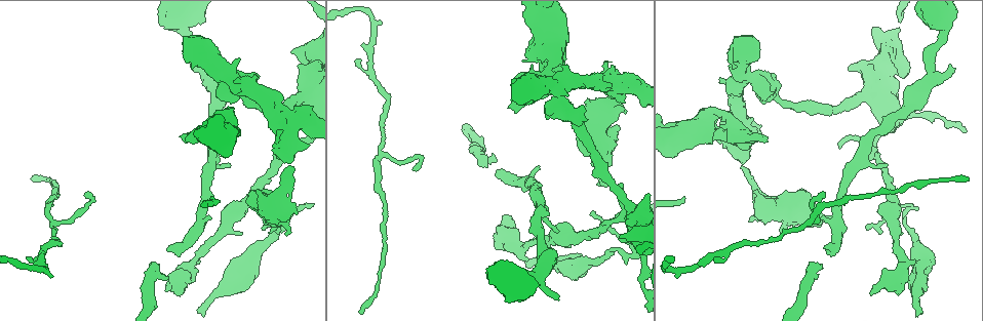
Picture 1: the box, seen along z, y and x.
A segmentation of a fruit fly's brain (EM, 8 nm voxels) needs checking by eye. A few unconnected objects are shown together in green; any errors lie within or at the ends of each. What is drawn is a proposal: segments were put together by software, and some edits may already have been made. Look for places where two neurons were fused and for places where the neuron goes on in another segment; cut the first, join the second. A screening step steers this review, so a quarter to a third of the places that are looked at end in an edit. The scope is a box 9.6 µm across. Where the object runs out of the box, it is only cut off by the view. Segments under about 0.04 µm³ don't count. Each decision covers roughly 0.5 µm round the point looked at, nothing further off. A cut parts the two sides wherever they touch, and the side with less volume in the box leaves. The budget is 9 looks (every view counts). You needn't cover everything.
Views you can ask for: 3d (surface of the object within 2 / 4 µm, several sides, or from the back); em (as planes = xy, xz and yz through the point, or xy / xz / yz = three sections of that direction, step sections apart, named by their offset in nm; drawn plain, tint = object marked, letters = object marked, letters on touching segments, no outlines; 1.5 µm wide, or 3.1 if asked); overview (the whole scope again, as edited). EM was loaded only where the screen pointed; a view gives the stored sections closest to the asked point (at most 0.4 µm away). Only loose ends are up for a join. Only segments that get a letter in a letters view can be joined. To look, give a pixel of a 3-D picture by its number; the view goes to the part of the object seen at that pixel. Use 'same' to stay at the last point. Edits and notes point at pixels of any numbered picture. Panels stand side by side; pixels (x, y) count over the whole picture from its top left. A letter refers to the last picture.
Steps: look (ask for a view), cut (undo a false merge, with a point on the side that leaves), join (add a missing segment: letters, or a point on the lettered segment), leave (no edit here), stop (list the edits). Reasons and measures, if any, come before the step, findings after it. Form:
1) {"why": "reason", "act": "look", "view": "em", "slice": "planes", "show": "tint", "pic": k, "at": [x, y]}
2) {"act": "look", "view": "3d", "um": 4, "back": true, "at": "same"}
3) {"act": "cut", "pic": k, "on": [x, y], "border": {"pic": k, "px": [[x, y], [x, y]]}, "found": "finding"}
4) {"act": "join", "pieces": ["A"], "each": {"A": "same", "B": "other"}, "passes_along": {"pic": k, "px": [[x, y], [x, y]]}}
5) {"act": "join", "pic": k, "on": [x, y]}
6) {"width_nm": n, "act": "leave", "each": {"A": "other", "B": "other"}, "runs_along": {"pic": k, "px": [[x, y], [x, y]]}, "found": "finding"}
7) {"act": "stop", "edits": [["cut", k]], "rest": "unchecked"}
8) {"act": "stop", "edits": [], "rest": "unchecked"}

{"why": "thick end", "act": "look", "view": "3d", "um": 2, "pic": 1, "at": [308, 145]}

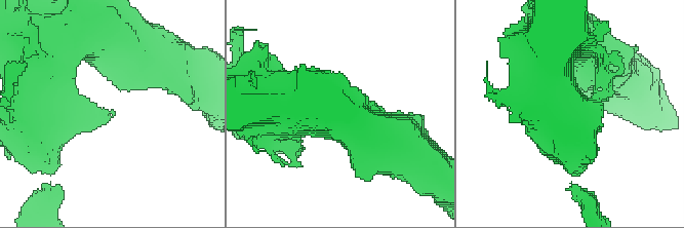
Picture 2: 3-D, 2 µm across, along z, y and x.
{"act": "look", "view": "em", "slice": "yz", "step": 4, "show": "letters", "pic": 2, "at": [111, 109]}

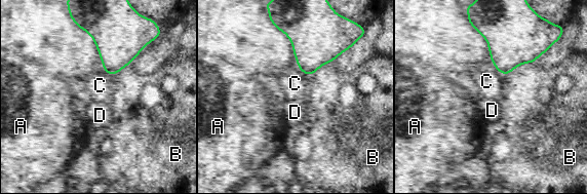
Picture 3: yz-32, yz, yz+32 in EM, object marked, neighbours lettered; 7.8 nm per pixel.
{"why": "another direction", "act": "look", "view": "em", "slice": "planes", "show": "letters", "at": "same"}

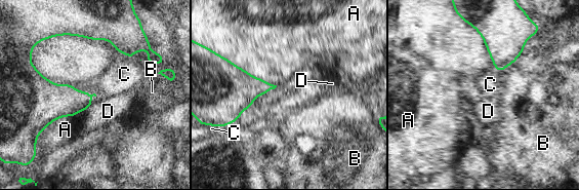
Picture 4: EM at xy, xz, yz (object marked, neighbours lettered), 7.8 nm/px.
{"act": "leave", "each": {"A": "other", "B": "other", "C": "other", "D": "other"}, "found": "none of them fits"}

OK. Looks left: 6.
{"why": "stops while still wide", "act": "look", "view": "3d", "um": 4, "pic": 1, "at": [180, 136]}

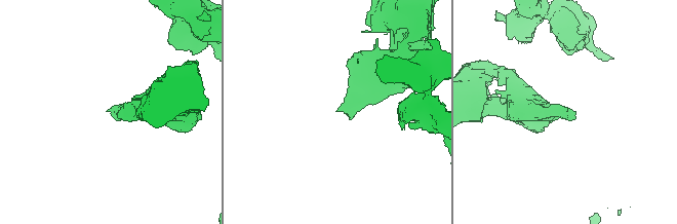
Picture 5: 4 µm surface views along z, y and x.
{"why": "shape alone is not enough", "act": "look", "view": "em", "slice": "yz", "step": 8, "show": "letters", "pic": 5, "at": [568, 110]}

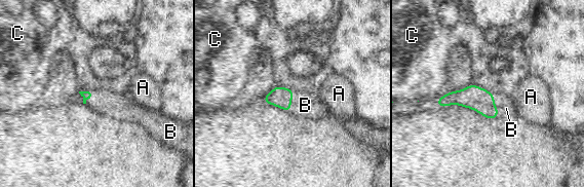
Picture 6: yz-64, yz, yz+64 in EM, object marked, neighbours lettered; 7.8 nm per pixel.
{"act": "join", "pieces": ["B"], "each": {"A": "other", "B": "same", "C": "other"}, "found": "it goes on there"}

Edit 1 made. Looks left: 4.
{"why": "branch stops here", "act": "look", "view": "em", "slice": "planes", "show": "tint", "pic": 1, "at": [526, 266]}

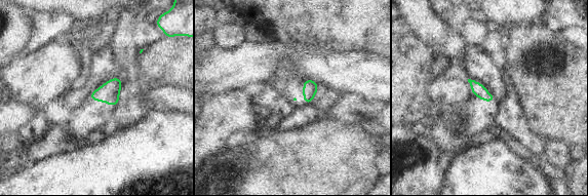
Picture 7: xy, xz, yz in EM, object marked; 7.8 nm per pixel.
{"act": "look", "view": "em", "slice": "planes", "show": "letters", "at": "same"}

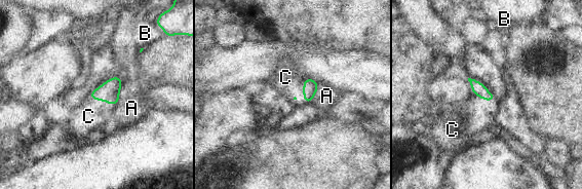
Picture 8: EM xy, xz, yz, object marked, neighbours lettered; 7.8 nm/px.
{"longest_contact_nm": ["A", 260], "act": "join", "pieces": ["C"], "each": {"A": "other", "B": "other", "C": "same"}, "found": "it goes on there"}

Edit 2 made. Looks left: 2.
{"act": "look", "view": "overview"}

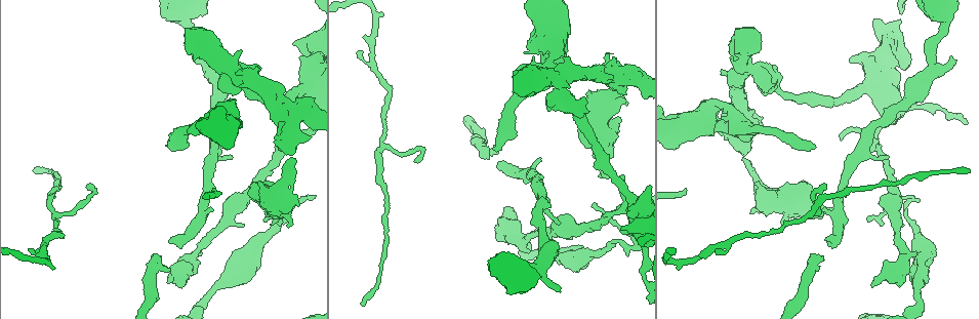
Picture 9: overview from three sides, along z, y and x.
{"why": "free end", "act": "look", "view": "em", "slice": "yz", "step": 8, "show": "letters", "pic": 9, "at": [556, 285]}

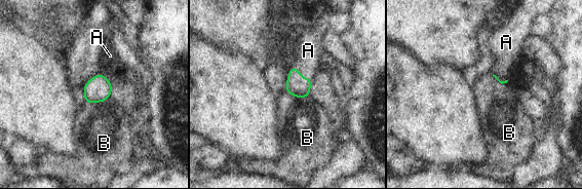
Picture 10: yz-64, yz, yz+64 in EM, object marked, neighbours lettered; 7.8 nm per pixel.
{"act": "join", "pieces": ["A"], "each": {"A": "same", "B": "other"}, "passes_along": {"pic": 10, "px": [[298, 86], [301, 75], [308, 50]]}, "found": "it goes on there"}

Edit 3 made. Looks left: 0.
{"act": "stop", "edits": [["join", 6], ["join", 8], ["join", 10]], "rest": "unchecked"}

